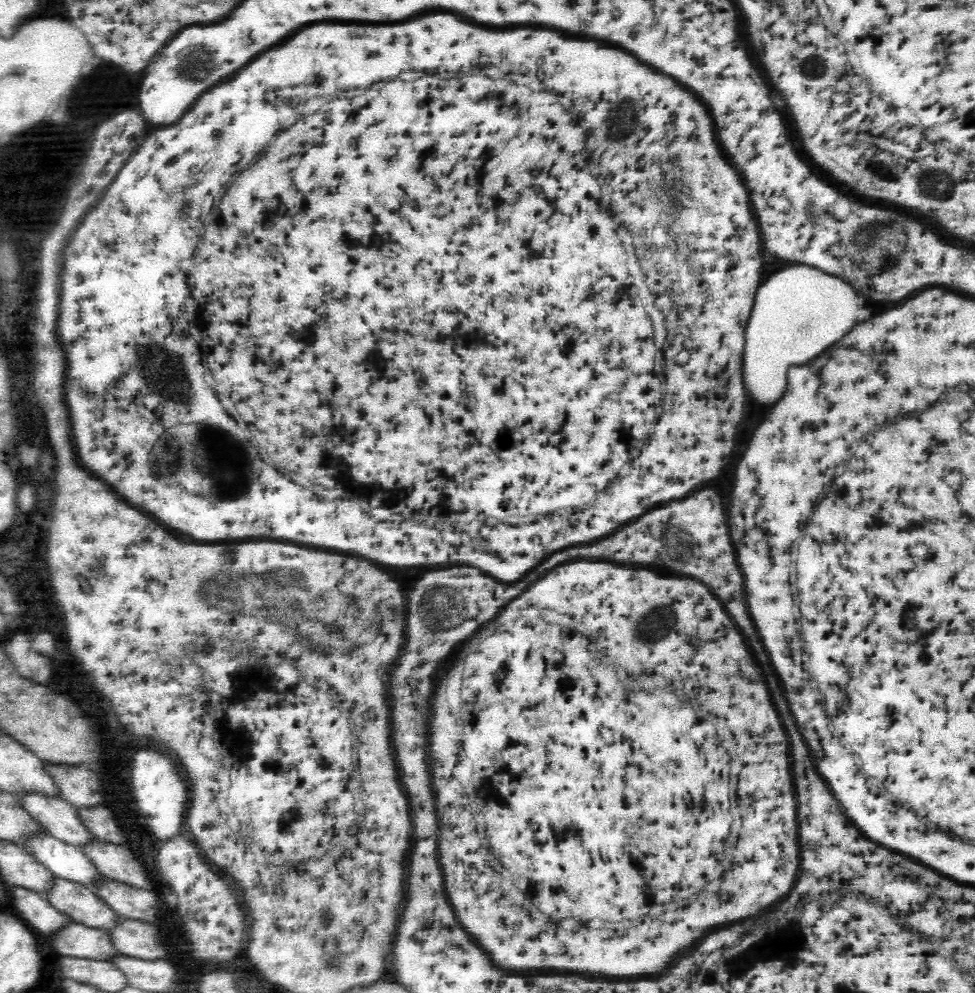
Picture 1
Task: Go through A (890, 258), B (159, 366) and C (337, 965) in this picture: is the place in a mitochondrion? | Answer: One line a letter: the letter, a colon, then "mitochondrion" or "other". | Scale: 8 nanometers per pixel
A: mitochondrion
B: mitochondrion
C: mitochondrion

